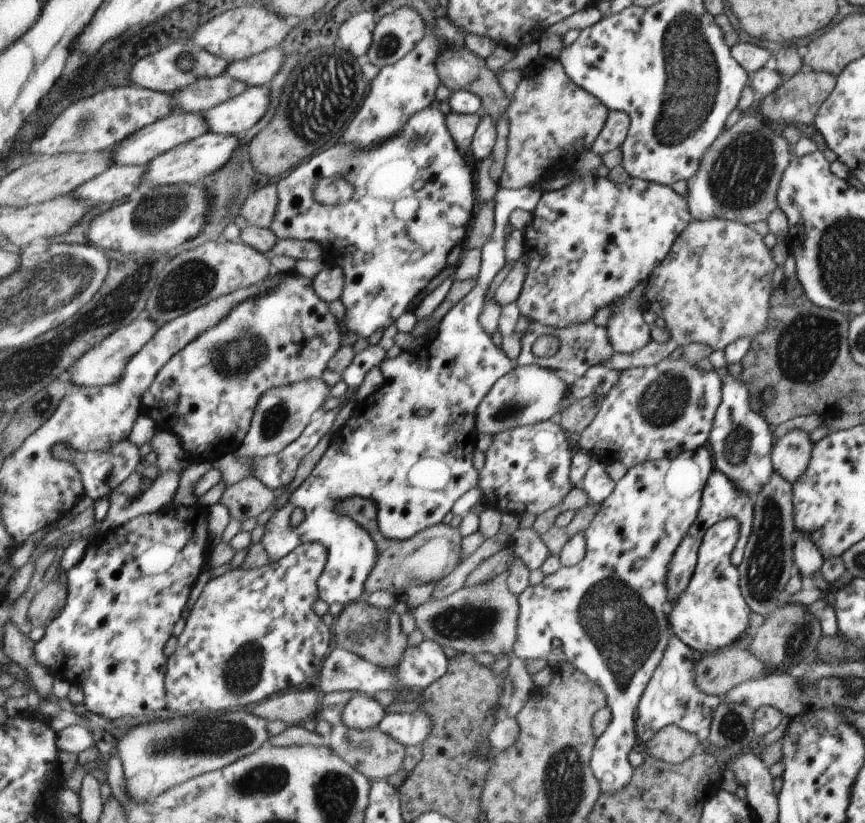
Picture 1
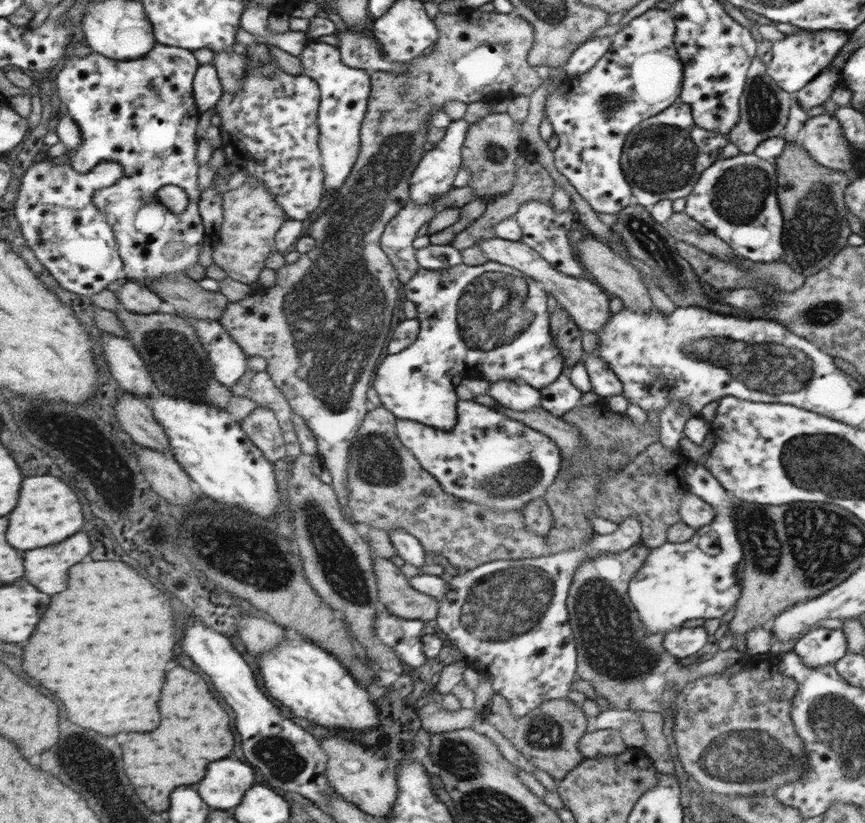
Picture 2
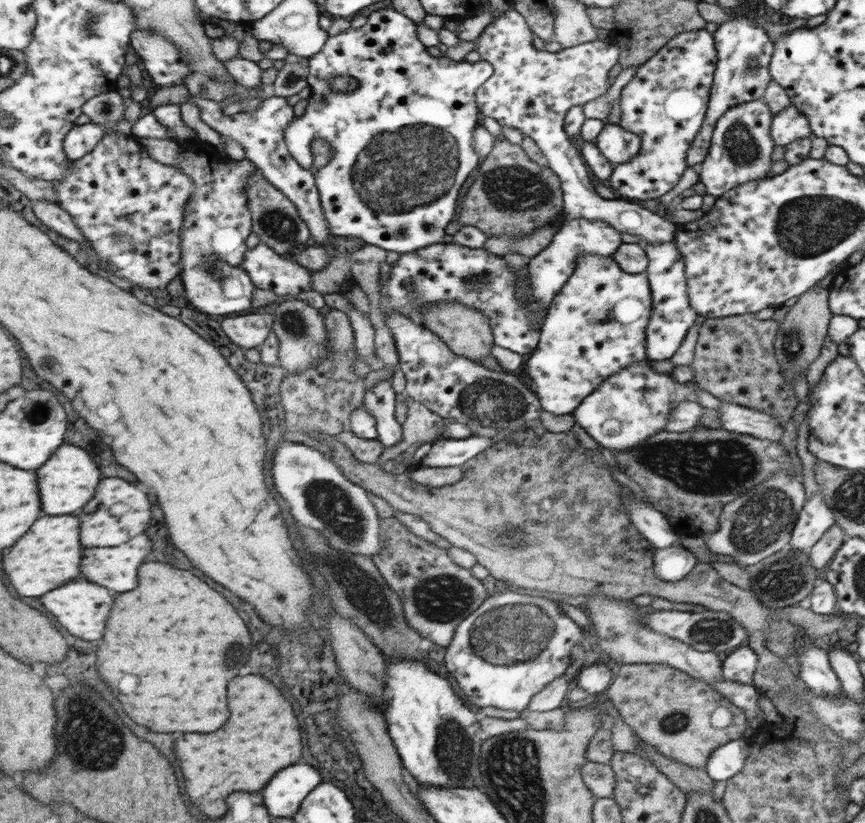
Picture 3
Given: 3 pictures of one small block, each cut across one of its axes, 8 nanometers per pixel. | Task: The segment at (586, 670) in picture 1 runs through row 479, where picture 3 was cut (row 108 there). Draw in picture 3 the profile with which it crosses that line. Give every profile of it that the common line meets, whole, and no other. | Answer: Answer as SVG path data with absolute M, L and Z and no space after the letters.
M706 29L680 32L666 46L660 48L652 58L640 65L630 82L621 90L622 120L618 126L638 134L643 144L640 153L632 161L614 166L612 177L605 183L616 192L619 198L658 199L676 186L676 182L688 168L686 156L692 142L702 129L708 111L712 78L715 78L716 64L719 62L714 46L716 42Z

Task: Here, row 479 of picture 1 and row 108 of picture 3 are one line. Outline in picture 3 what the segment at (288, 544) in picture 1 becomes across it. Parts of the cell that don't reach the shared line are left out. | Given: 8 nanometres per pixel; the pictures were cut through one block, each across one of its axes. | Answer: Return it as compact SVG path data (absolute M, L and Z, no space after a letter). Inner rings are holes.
M393 7L374 11L367 18L368 20L366 20L364 26L360 28L350 27L343 33L330 37L328 42L326 42L326 46L324 46L324 50L311 58L312 64L310 67L312 67L312 74L310 74L310 88L312 96L309 98L306 113L298 117L297 120L294 120L288 128L287 142L294 157L300 161L304 168L308 169L314 167L314 152L312 152L314 140L322 137L335 148L336 154L334 154L332 162L328 164L328 167L322 168L317 175L322 206L326 212L326 218L330 222L332 234L356 236L356 238L361 238L368 244L373 244L373 246L378 246L383 250L402 255L430 247L432 244L438 244L444 238L446 226L454 220L462 184L474 174L476 168L480 168L480 155L476 153L474 147L474 132L476 122L478 122L478 108L476 108L476 102L474 102L474 94L478 94L479 88L491 78L495 69L493 65L482 59L470 63L465 60L456 62L447 56L433 57L426 50L427 45L419 39L415 21L411 17L404 15L404 13L396 11ZM338 76L356 76L360 85L358 85L356 90L334 92L332 90L332 83L329 81Z

